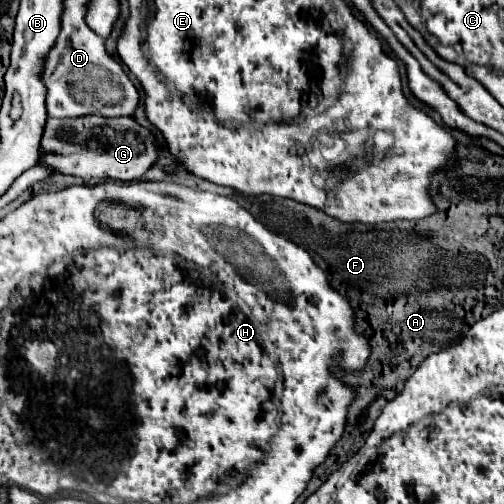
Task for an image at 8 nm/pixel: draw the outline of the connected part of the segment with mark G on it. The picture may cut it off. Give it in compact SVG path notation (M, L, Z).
M81 116L81 118L47 118L43 136L43 164L55 172L81 176L81 178L113 178L131 182L153 166L159 156L159 146L153 134L139 126L133 118L105 118L105 116Z

